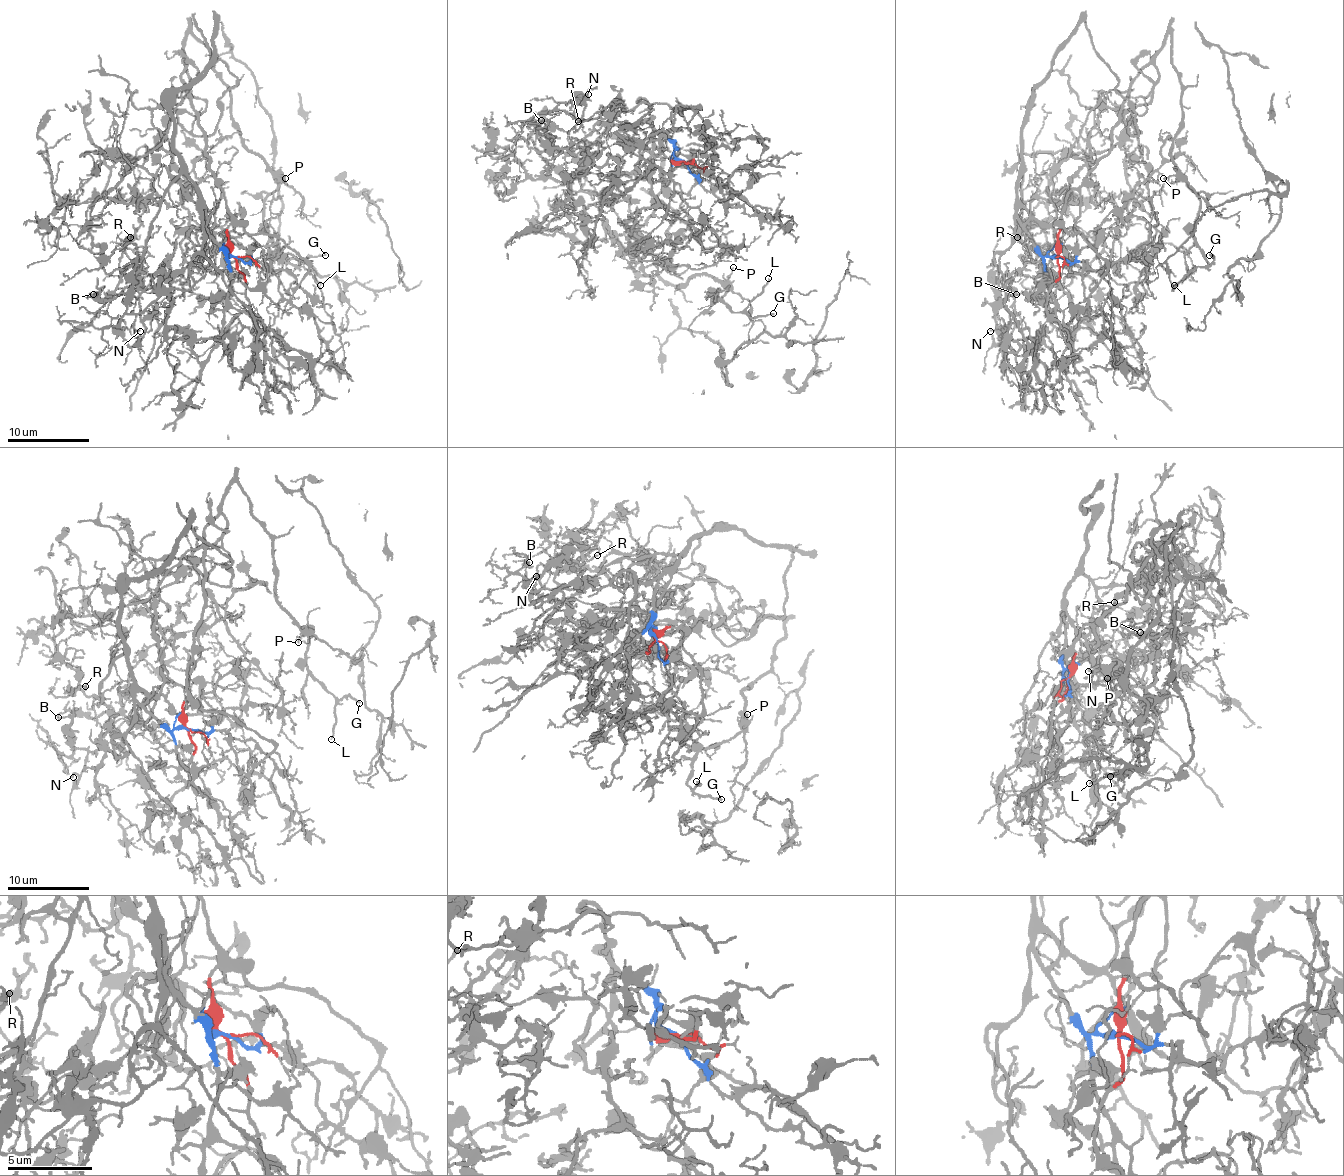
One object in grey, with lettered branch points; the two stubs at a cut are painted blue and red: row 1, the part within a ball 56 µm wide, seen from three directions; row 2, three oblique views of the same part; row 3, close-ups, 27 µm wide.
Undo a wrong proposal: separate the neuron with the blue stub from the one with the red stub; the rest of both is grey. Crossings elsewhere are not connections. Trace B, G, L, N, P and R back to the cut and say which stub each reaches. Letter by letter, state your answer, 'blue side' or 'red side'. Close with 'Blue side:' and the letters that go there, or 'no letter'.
B: blue side
G: red side
L: red side
N: blue side
P: red side
R: blue side
Blue side: B, N, R

